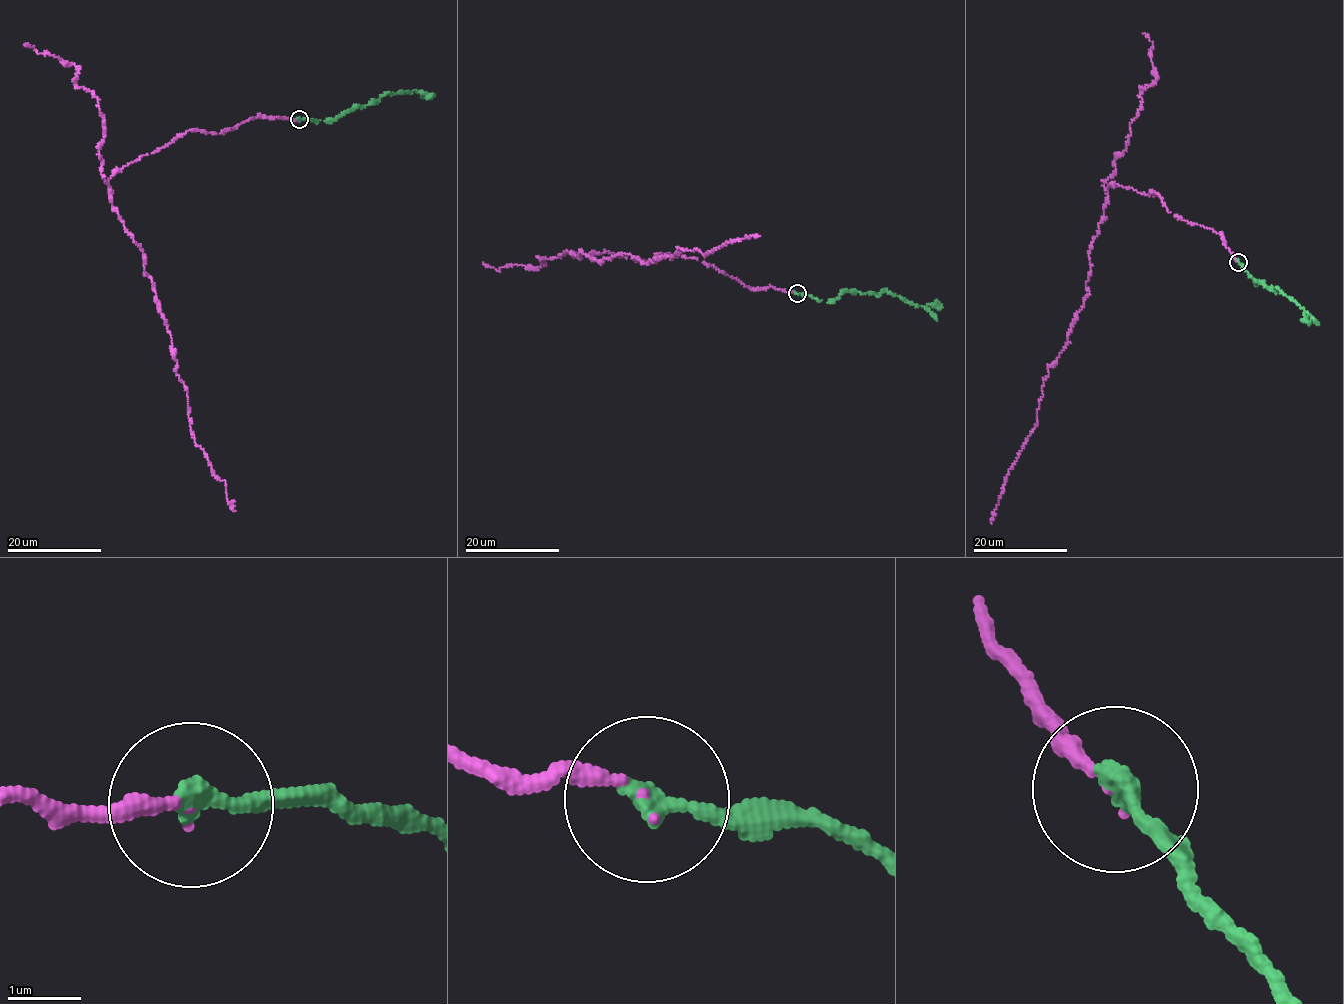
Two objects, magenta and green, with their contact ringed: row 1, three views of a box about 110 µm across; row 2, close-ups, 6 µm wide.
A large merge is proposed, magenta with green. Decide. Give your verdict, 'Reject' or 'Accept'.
Accept

